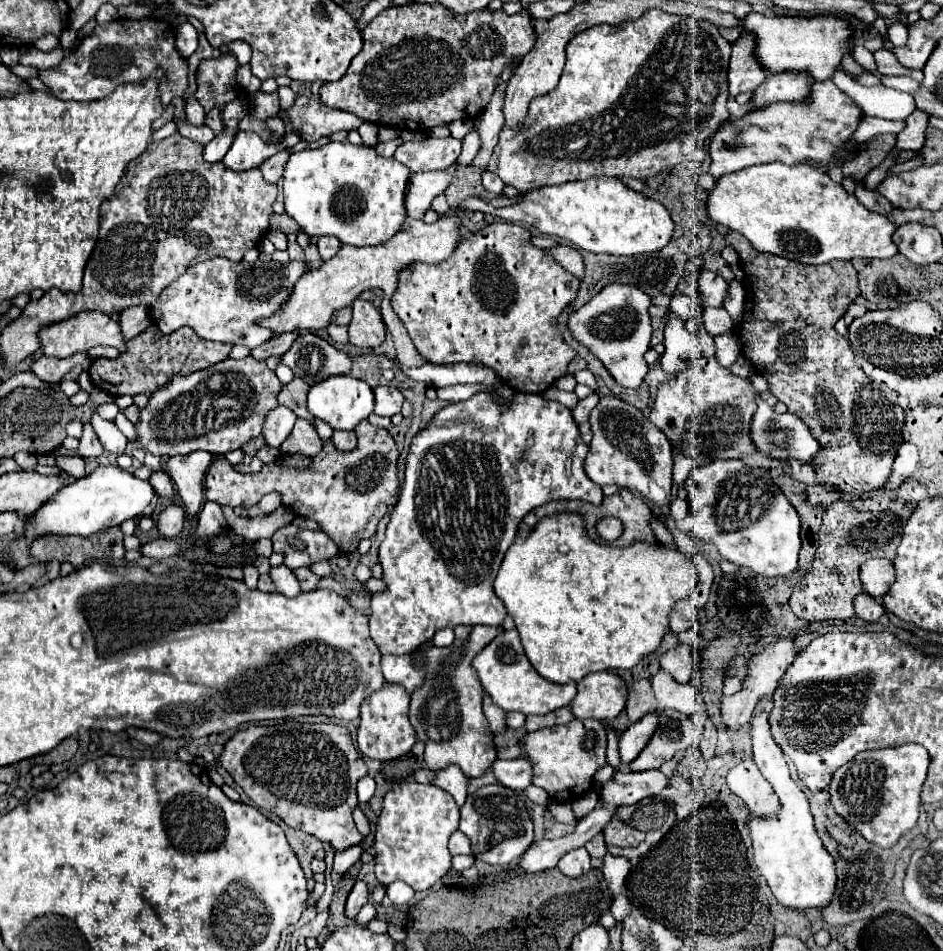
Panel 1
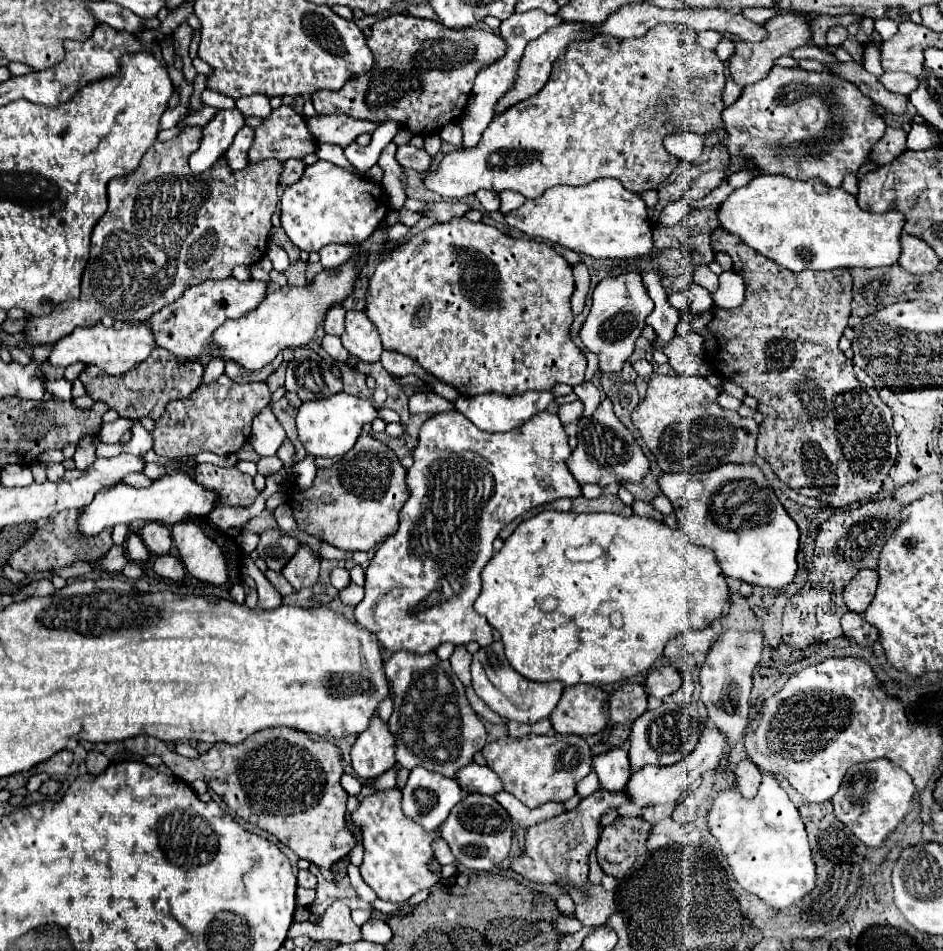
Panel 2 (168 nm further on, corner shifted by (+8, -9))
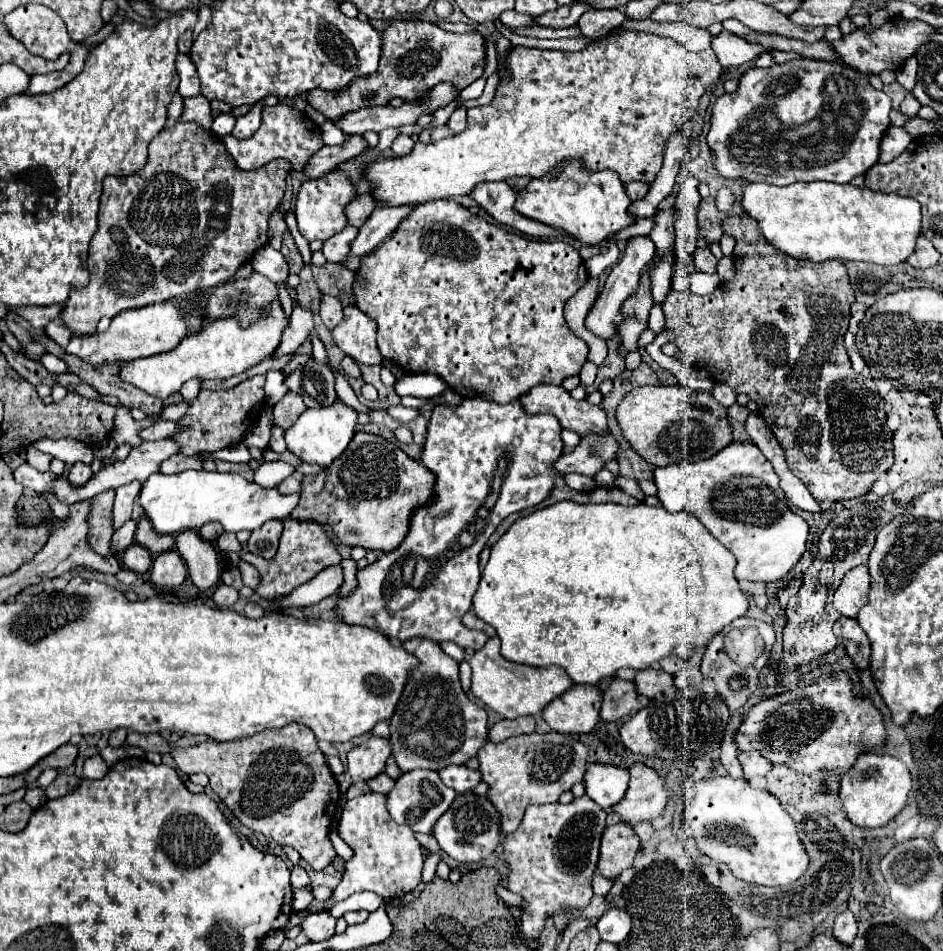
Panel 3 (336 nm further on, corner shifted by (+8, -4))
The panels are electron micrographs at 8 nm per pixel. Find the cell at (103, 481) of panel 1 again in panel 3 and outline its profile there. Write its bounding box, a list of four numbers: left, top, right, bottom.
[139,471,299,533]

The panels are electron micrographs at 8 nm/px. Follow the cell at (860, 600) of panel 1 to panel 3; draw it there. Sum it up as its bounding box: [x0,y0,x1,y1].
[833,617,871,669]

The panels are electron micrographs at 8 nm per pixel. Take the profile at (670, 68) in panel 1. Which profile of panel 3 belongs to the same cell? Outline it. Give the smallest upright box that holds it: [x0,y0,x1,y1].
[367,27,723,207]

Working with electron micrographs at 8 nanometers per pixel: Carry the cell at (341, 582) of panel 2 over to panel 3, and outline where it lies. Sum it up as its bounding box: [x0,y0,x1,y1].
[281,565,343,607]

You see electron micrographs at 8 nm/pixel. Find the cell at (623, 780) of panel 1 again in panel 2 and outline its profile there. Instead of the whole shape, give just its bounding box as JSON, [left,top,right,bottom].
[511,790,629,888]

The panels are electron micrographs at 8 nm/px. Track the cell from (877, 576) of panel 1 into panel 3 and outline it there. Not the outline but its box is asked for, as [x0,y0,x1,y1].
[833,565,871,617]

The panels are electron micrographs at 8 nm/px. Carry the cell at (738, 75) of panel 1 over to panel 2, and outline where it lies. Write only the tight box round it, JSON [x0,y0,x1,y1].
[729,12,811,86]

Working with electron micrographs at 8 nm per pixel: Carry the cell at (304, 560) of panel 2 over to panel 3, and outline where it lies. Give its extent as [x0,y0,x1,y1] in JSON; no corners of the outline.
[243,519,341,599]

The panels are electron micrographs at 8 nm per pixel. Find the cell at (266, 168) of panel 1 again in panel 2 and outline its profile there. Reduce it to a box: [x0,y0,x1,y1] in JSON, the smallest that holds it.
[281,160,307,184]

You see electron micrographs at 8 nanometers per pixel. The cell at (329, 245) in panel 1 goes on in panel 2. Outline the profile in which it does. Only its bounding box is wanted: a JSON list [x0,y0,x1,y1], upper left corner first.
[319,244,361,270]

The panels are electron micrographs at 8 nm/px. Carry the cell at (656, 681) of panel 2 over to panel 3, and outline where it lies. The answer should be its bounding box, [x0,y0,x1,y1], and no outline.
[635,669,675,699]

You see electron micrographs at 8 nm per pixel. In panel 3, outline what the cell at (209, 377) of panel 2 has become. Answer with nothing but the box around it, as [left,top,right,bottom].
[179,379,201,401]

